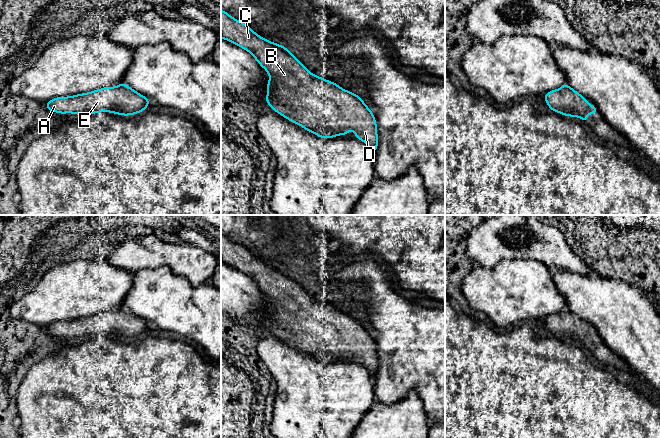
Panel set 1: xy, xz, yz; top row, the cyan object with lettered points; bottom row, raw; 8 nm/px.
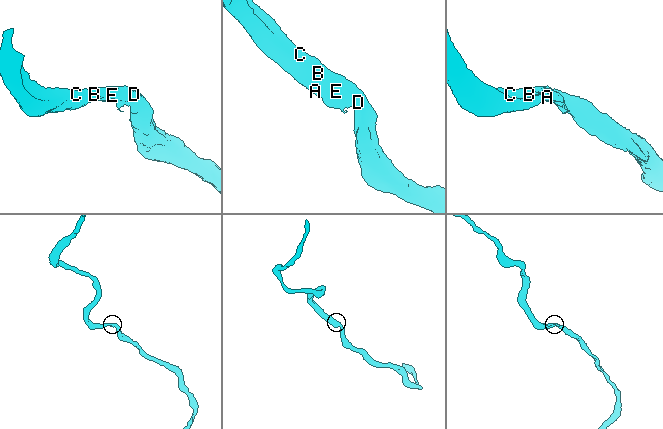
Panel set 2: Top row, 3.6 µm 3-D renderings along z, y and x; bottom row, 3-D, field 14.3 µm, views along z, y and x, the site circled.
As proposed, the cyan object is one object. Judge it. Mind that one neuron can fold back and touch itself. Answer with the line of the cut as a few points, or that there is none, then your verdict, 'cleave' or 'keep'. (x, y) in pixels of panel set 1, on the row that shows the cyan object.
no cut | keep

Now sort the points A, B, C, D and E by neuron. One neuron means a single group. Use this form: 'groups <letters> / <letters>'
groups A B C D E

